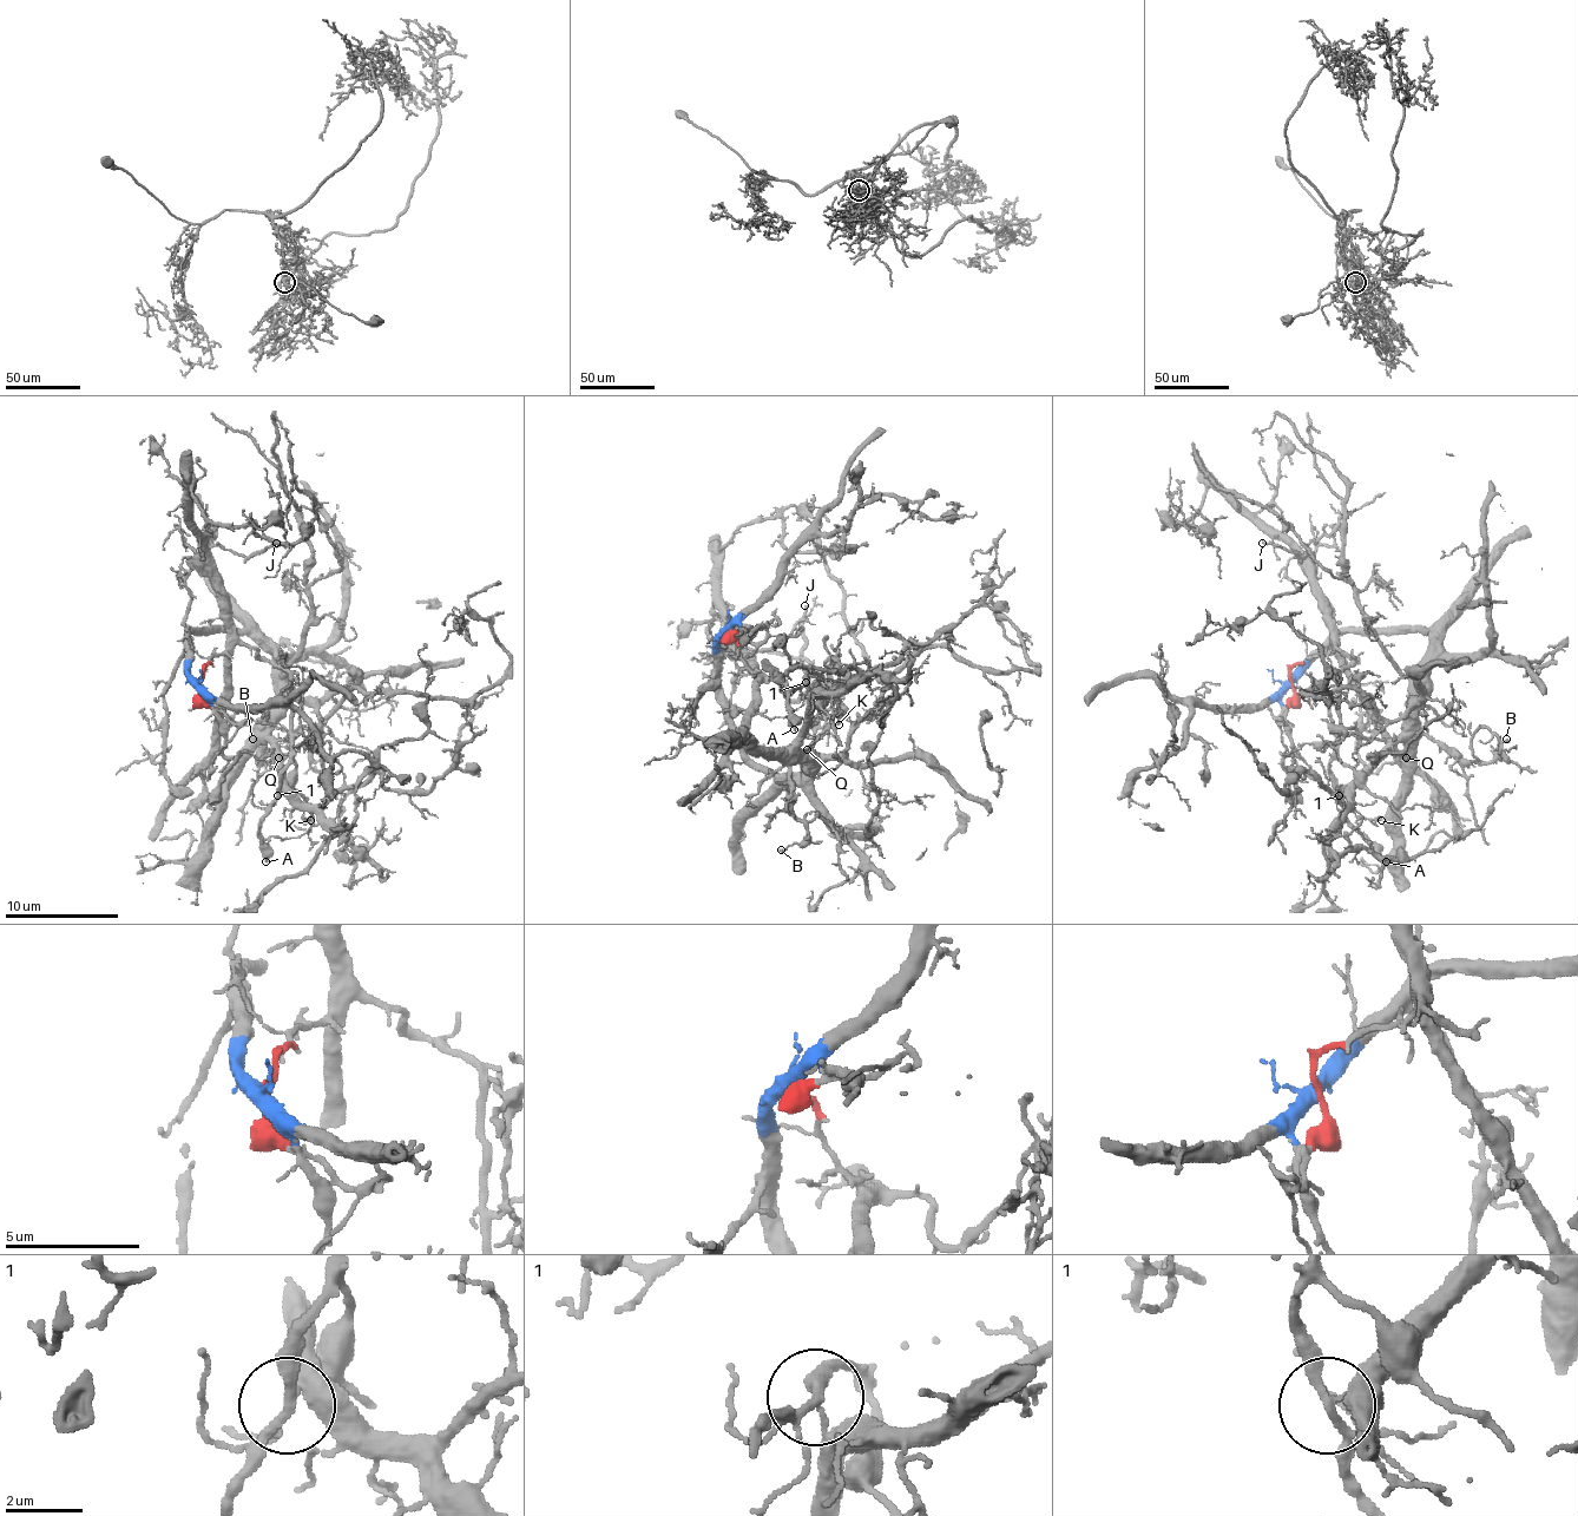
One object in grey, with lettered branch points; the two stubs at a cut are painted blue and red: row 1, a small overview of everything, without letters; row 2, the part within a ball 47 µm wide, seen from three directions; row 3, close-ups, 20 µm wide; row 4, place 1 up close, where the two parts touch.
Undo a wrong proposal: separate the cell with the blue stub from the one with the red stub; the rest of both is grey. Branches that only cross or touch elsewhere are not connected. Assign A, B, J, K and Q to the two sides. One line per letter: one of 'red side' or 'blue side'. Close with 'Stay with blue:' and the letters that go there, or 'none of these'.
A: red side
B: blue side
J: red side
K: blue side
Q: blue side
Stay with blue: B, K, Q

